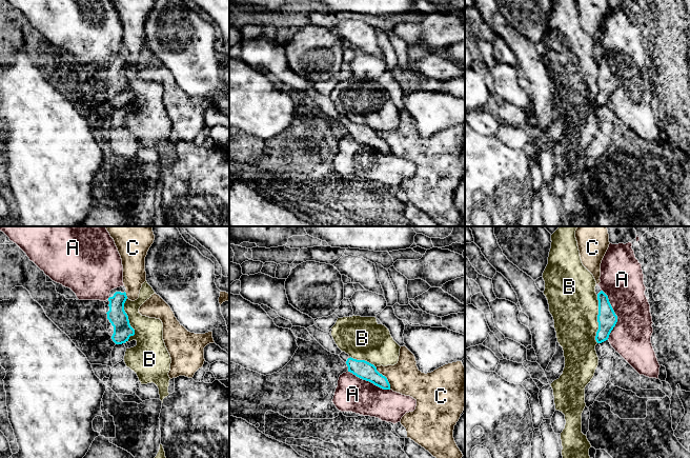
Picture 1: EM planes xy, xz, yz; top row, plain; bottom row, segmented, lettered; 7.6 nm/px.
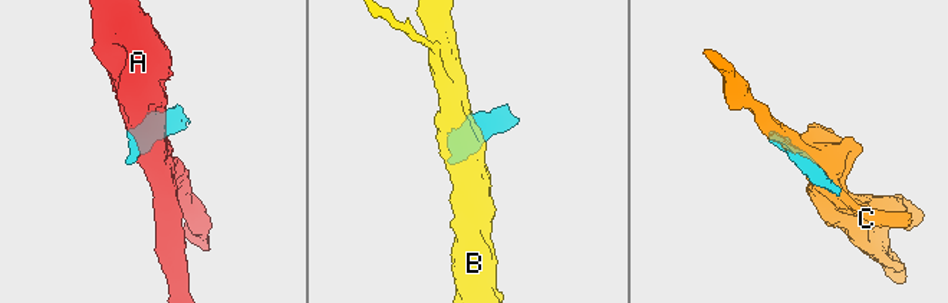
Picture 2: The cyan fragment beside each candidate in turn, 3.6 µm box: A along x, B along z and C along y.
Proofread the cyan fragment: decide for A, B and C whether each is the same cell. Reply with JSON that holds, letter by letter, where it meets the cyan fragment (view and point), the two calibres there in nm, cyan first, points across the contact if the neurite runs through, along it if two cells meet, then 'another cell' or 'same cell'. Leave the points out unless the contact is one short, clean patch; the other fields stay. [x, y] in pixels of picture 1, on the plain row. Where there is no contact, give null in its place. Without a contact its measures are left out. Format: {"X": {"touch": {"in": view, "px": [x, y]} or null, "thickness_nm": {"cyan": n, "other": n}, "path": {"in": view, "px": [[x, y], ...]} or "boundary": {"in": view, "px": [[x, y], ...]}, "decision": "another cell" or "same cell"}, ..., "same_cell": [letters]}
{"A": {"touch": {"in": "yz", "px": [615, 79]}, "thickness_nm": {"cyan": 150, "other": 300}, "decision": "another cell"}, "B": {"touch": {"in": "xy", "px": [128, 85]}, "thickness_nm": {"cyan": 140, "other": 220}, "boundary": {"in": "xy", "px": [[126, 62], [124, 76], [134, 98], [124, 106]]}, "decision": "another cell"}, "C": {"touch": {"in": "xz", "px": [386, 142]}, "thickness_nm": {"cyan": 140, "other": 240}, "decision": "another cell"}, "same_cell": []}

